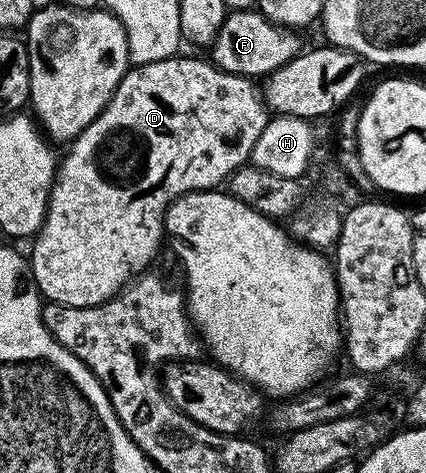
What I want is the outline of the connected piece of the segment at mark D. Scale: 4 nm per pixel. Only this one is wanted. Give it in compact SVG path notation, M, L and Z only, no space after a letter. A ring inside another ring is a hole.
M173 57L171 59L163 59L162 61L154 61L153 63L142 63L133 66L122 77L122 81L118 85L118 89L114 89L114 97L110 97L110 101L102 109L102 113L98 113L98 117L94 117L94 121L90 121L90 125L86 125L86 129L82 129L82 133L78 138L73 139L68 151L59 160L56 169L56 178L52 180L52 190L48 193L48 207L44 210L44 224L40 226L40 230L36 232L32 243L32 259L30 255L30 279L34 284L37 292L49 303L61 303L63 307L93 307L99 303L105 303L108 299L112 298L117 291L122 287L128 286L132 282L133 278L141 273L147 272L148 267L152 263L152 258L160 251L160 243L162 247L162 240L165 238L164 234L164 214L168 212L168 205L172 203L178 197L187 195L189 191L210 191L219 188L221 184L227 180L228 176L233 171L237 171L239 167L245 166L252 158L252 150L254 149L254 141L258 141L258 137L262 137L262 129L268 124L270 118L270 112L264 102L264 97L261 88L257 86L253 80L248 79L245 75L231 75L225 71L220 70L215 63L204 59L180 59L181 57Z

